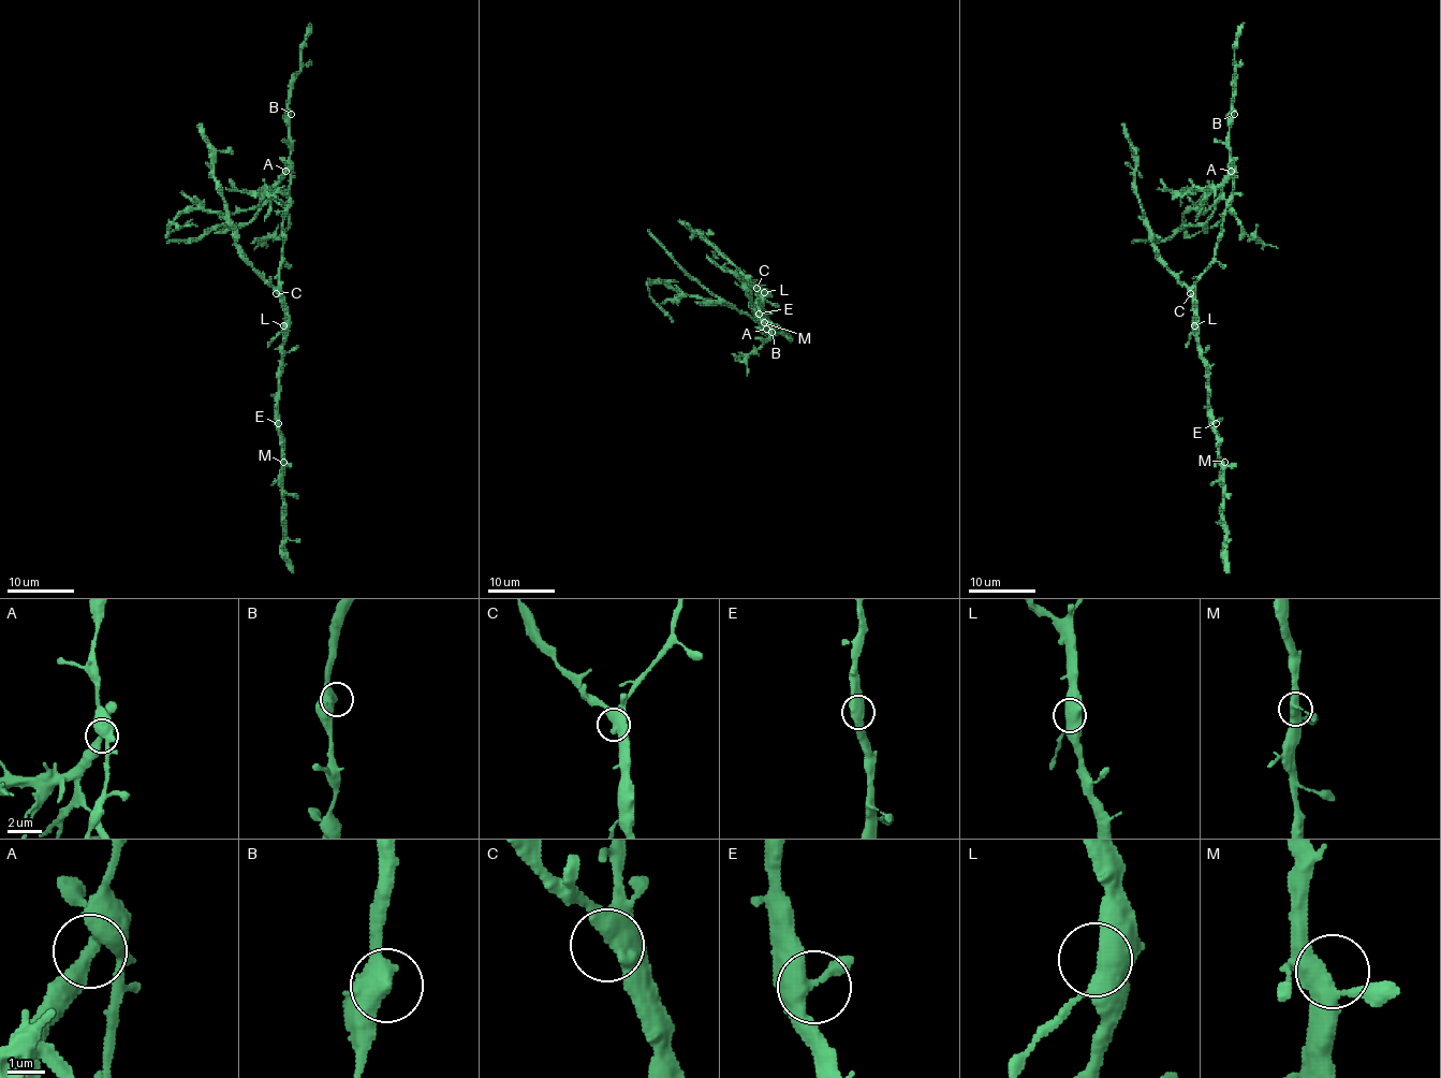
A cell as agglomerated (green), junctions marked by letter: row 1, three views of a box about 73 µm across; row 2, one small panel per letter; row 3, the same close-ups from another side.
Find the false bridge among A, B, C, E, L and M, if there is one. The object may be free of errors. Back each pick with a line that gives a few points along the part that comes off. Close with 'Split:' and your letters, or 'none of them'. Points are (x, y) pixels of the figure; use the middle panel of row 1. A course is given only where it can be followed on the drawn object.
A: Course of the part to remove: (767, 329), (737, 308), (679, 295), (652, 280), (648, 287), (651, 299), (673, 322)
Split: A

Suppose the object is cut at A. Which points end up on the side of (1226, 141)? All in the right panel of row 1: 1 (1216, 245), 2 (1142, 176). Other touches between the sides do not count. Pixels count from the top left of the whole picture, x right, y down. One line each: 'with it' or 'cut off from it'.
1: with it
2: with it

